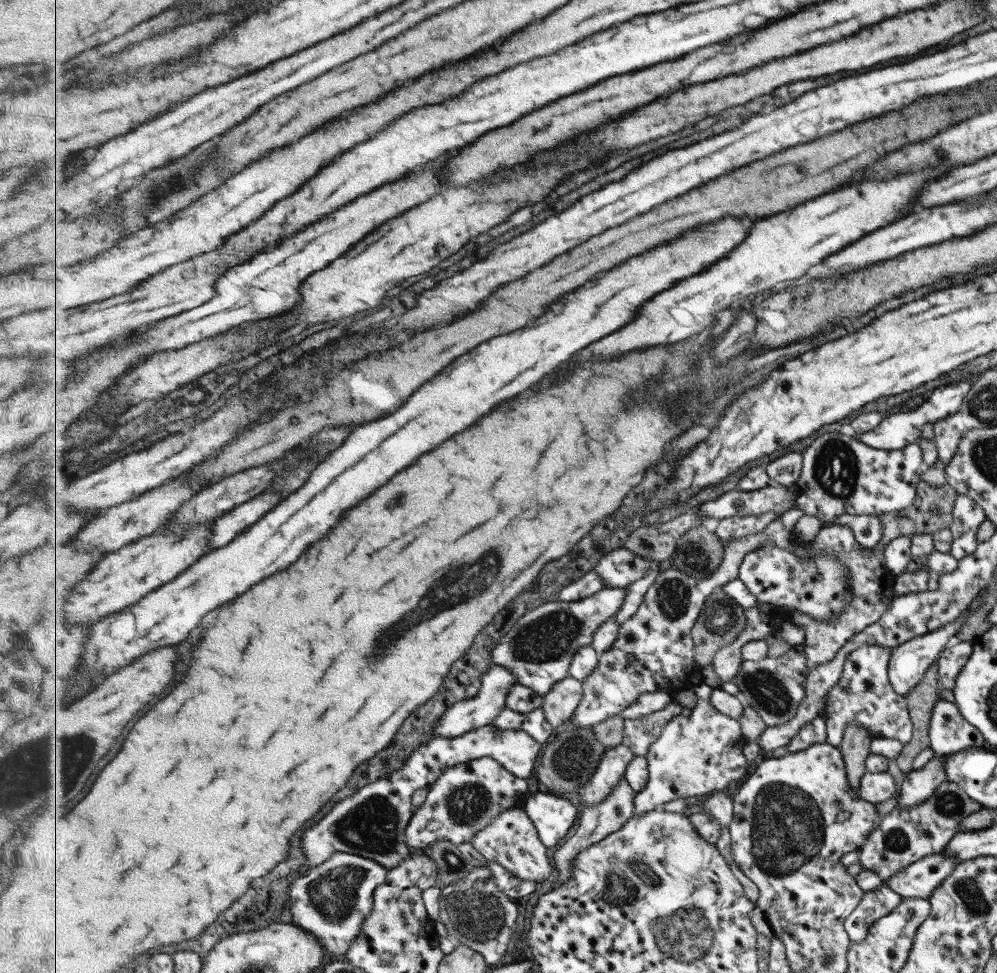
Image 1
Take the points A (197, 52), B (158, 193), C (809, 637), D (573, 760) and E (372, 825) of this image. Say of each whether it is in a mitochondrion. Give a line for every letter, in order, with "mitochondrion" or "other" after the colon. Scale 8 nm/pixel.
A: other
B: mitochondrion
C: other
D: mitochondrion
E: mitochondrion

